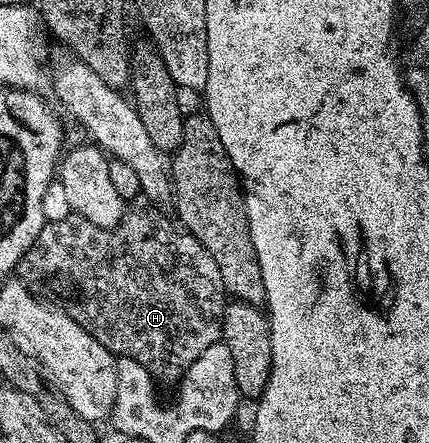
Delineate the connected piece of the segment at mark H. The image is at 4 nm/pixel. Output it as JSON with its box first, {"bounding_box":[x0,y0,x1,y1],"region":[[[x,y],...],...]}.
{"bounding_box":[26,199,226,383],"region":[[[137,199],[125,208],[122,219],[112,229],[103,229],[75,215],[49,220],[28,249],[26,265],[40,273],[65,273],[82,288],[92,288],[89,299],[104,305],[90,322],[92,337],[117,358],[129,357],[140,363],[157,382],[176,383],[206,347],[221,340],[226,290],[222,271],[218,271],[218,263],[214,263],[210,251],[164,212],[161,206],[147,199]]]}

